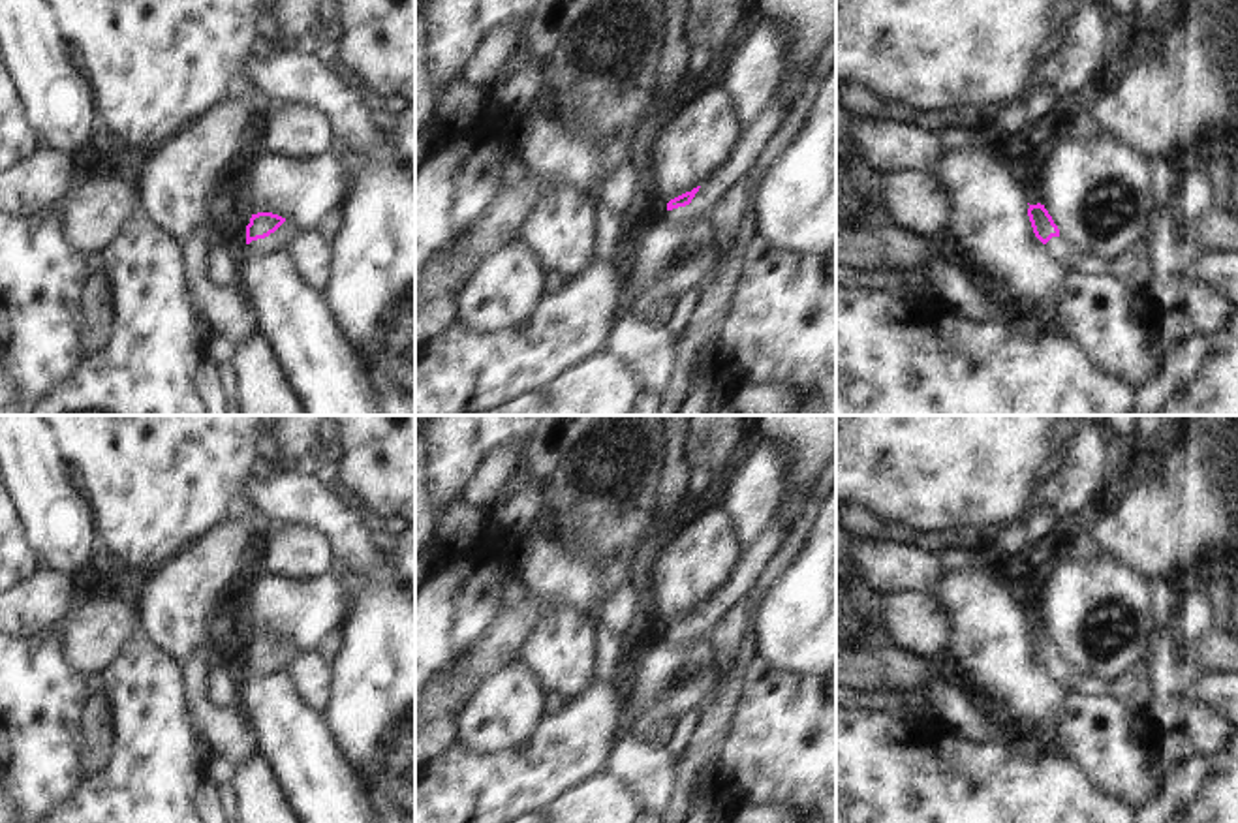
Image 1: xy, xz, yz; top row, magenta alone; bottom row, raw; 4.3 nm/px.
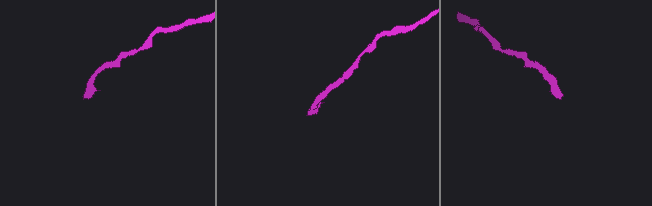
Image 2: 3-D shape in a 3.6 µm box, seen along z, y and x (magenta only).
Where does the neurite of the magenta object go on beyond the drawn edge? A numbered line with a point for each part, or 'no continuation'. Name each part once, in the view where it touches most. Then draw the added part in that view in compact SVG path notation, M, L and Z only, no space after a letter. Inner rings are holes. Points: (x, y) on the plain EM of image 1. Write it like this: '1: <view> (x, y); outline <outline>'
1: xz (752, 560); outline M802 505L785 522L772 522L770 526L766 526L765 532L738 554L727 581L710 594L710 598L699 609L691 624L667 631L663 639L671 646L682 646L686 643L704 639L704 635L723 618L725 611L738 603L757 582L768 560L778 552L780 545L785 541L800 511Z

